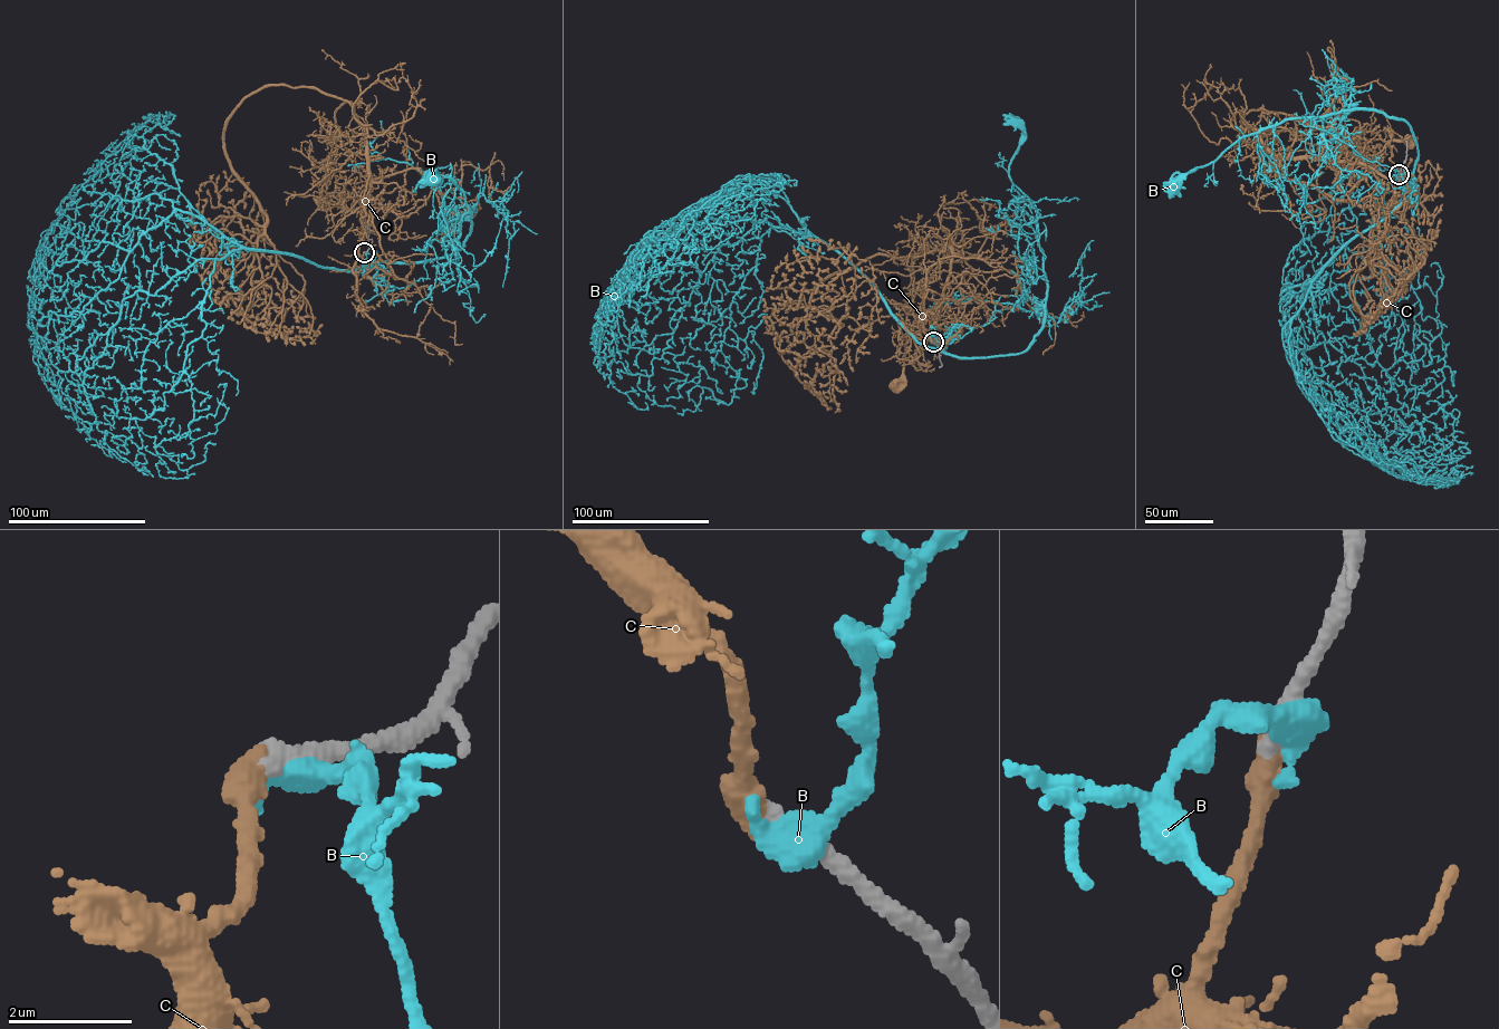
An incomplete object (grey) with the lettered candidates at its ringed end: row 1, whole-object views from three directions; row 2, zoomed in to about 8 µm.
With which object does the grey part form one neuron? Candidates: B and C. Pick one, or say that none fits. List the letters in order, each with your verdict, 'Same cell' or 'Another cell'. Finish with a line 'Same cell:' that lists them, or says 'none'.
B: Another cell
C: Same cell
Same cell: C

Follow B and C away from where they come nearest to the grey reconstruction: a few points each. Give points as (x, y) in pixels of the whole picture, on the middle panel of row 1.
B: (934, 342), (961, 357), (1017, 354), (1041, 326), (1047, 285), (1036, 213), (1009, 175), (1022, 134), (1016, 123)
C: (933, 342), (930, 327), (953, 246), (944, 247), (923, 290), (897, 382)

